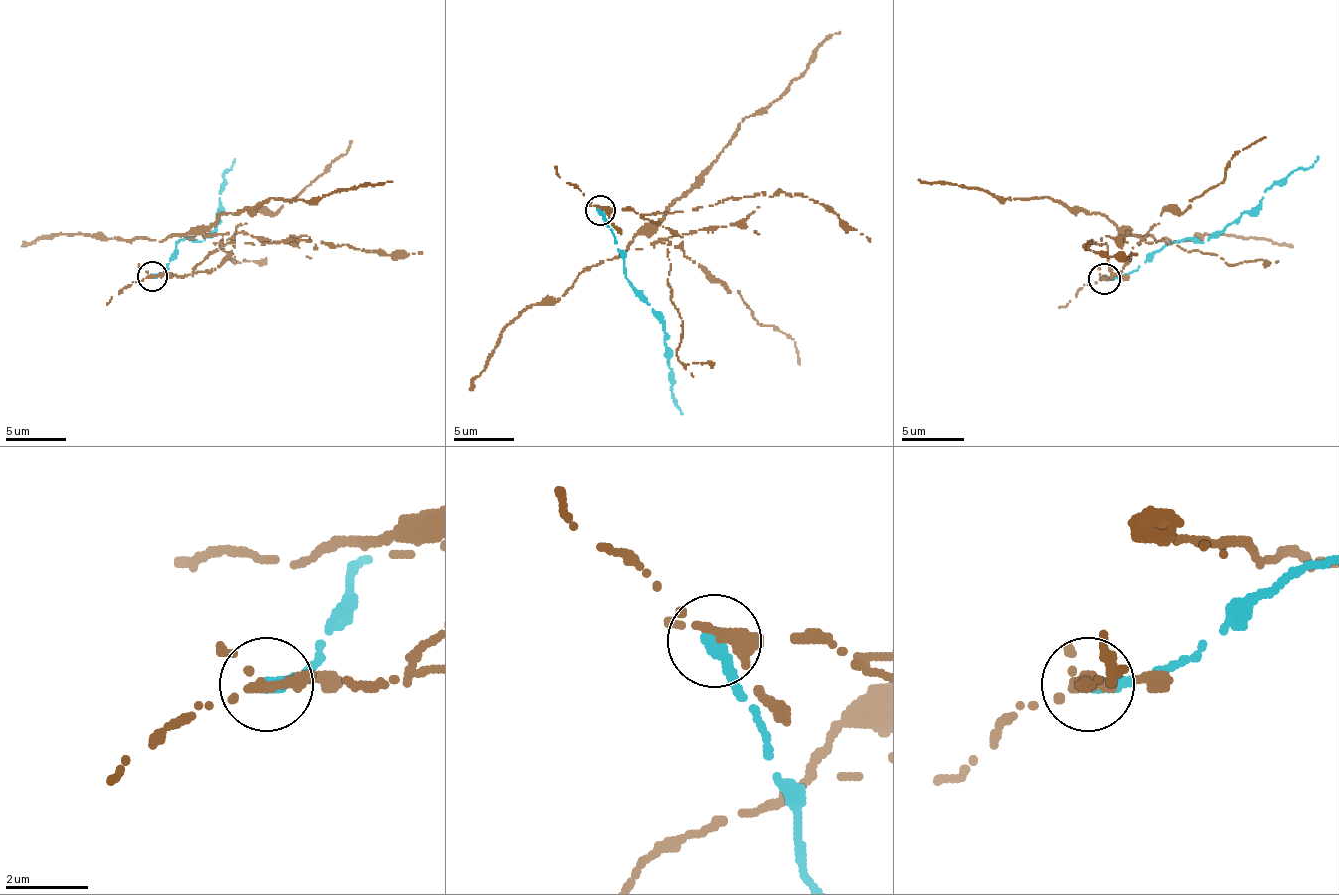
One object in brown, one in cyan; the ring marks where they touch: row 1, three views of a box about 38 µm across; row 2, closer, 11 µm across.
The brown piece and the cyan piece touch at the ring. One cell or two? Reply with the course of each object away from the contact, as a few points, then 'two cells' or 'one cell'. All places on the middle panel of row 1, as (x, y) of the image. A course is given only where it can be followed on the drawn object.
brown runs (601, 211), (661, 223), (681, 237), (675, 246), (652, 234), (670, 208), (840, 31); cyan runs (601, 211), (616, 240), (625, 276), (664, 324), (670, 354), (667, 363), (672, 402), (681, 414); two cells

